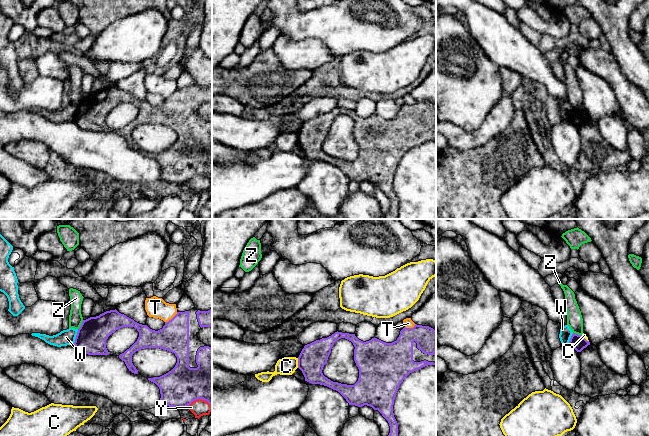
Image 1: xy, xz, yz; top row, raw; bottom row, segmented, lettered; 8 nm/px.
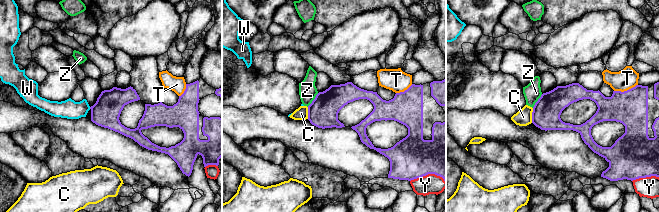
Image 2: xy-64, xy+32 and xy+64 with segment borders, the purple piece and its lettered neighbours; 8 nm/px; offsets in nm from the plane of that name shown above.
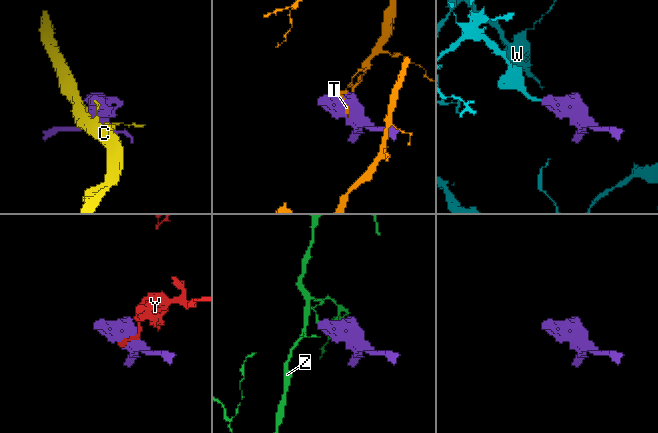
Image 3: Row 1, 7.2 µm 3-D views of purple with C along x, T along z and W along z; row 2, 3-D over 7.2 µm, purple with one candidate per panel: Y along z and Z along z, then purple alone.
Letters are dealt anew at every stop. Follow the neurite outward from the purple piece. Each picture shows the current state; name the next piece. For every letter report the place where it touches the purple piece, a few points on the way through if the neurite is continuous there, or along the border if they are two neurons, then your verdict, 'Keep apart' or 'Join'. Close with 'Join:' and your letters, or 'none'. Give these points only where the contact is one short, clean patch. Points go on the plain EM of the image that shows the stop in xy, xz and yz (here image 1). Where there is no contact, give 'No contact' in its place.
C: Touches purple at xz (298, 139). Keep apart
T: Touches purple at xy (172, 94). Keep apart
W: Touches purple at xy (76, 113). Boundary: xy (78, 105), (73, 120). Keep apart
Y: Touches purple at xy (200, 174). Keep apart
Z: Touches purple at xy (81, 101). Boundary: xy (83, 96), (78, 105). Keep apart
Join: none

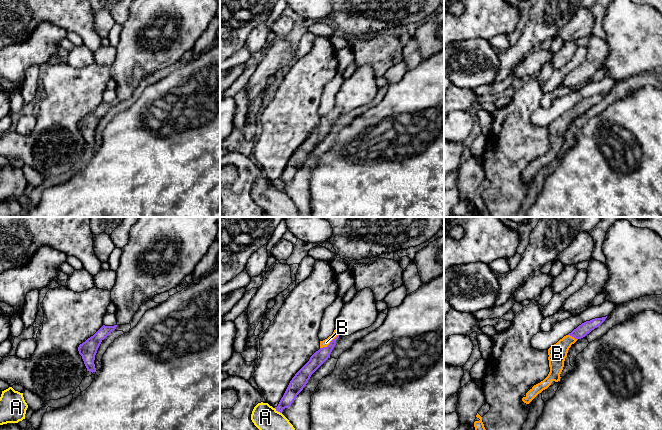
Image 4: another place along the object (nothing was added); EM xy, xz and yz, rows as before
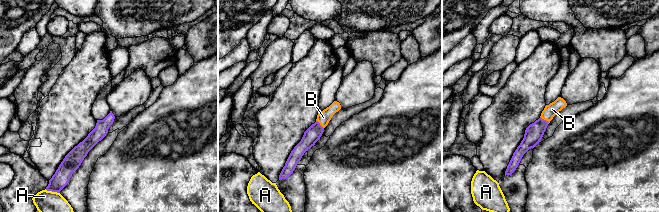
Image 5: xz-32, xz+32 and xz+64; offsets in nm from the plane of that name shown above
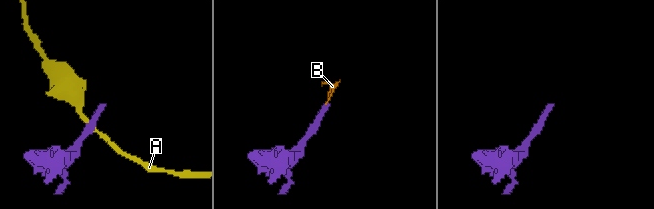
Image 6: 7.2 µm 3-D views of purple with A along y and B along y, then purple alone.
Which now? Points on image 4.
A: Touches purple at xz (278, 187). Boundary: xz (274, 184), (281, 189). Keep apart
B: Touches purple at xz (330, 119). Path across: xz (319, 133), (330, 119), (326, 118). Join
Join: B

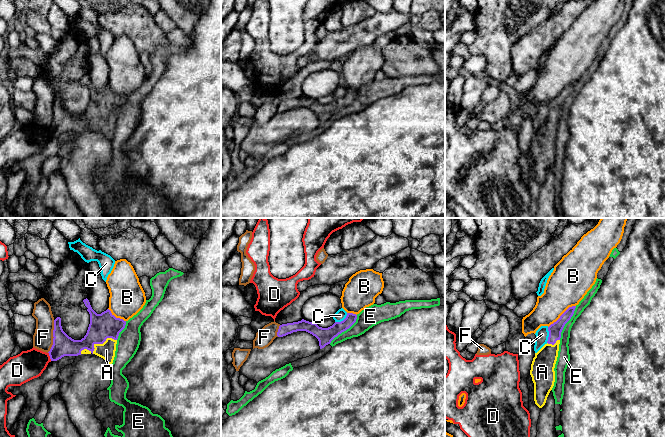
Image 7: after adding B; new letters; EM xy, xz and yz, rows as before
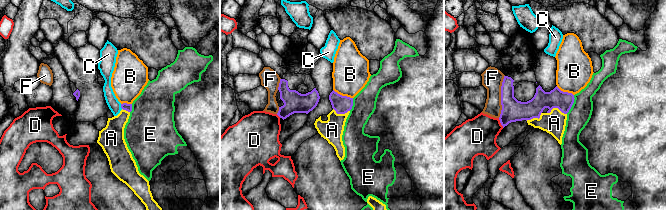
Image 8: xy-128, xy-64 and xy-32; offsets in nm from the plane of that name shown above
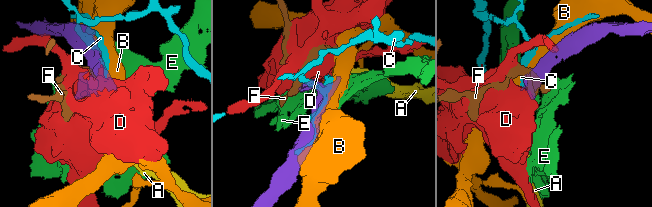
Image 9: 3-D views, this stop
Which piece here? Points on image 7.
A: Touches purple at xy (95, 119). Join
B: Touches purple at yz (561, 91). Keep apart
C: Touches purple at yz (549, 111). Boundary: yz (548, 103), (548, 116), (546, 118). Keep apart
D: Touches purple at xy (49, 131). Boundary: xy (48, 128), (51, 136). Keep apart
E: Touches purple at xz (345, 106). Keep apart
F: Touches purple at xy (53, 112). Boundary: xy (54, 96), (53, 120), (47, 128). Keep apart
Join: A

